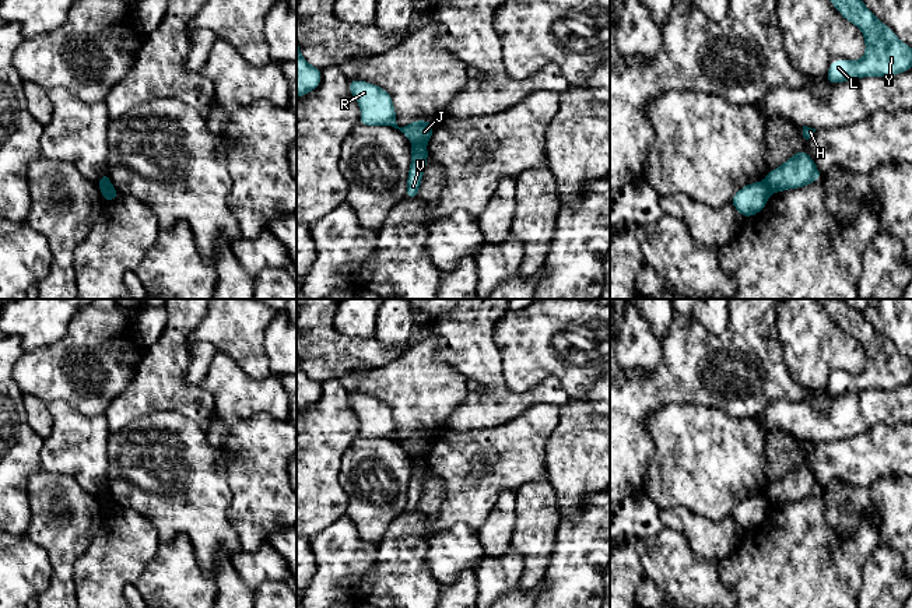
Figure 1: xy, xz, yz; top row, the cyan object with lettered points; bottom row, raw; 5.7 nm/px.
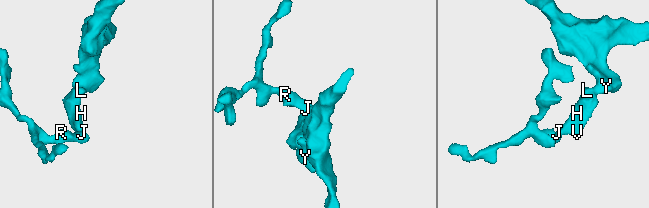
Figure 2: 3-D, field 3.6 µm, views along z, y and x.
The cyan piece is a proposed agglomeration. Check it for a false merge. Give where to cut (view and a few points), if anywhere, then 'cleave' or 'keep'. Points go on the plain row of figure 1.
cut xz (413, 456), (424, 459); cleave

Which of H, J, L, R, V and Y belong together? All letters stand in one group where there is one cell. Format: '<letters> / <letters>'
H L V Y / J R

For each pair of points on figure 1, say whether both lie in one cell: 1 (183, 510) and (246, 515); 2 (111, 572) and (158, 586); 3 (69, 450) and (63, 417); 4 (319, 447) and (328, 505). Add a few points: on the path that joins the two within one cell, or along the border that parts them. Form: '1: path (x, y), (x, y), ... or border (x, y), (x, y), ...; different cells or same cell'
1: border (227, 480), (231, 488), (227, 519), (239, 544); different cells
2: border (155, 552), (134, 584); different cells
3: path (69, 442), (69, 425); same cell
4: path (319, 461), (319, 491); same cell

